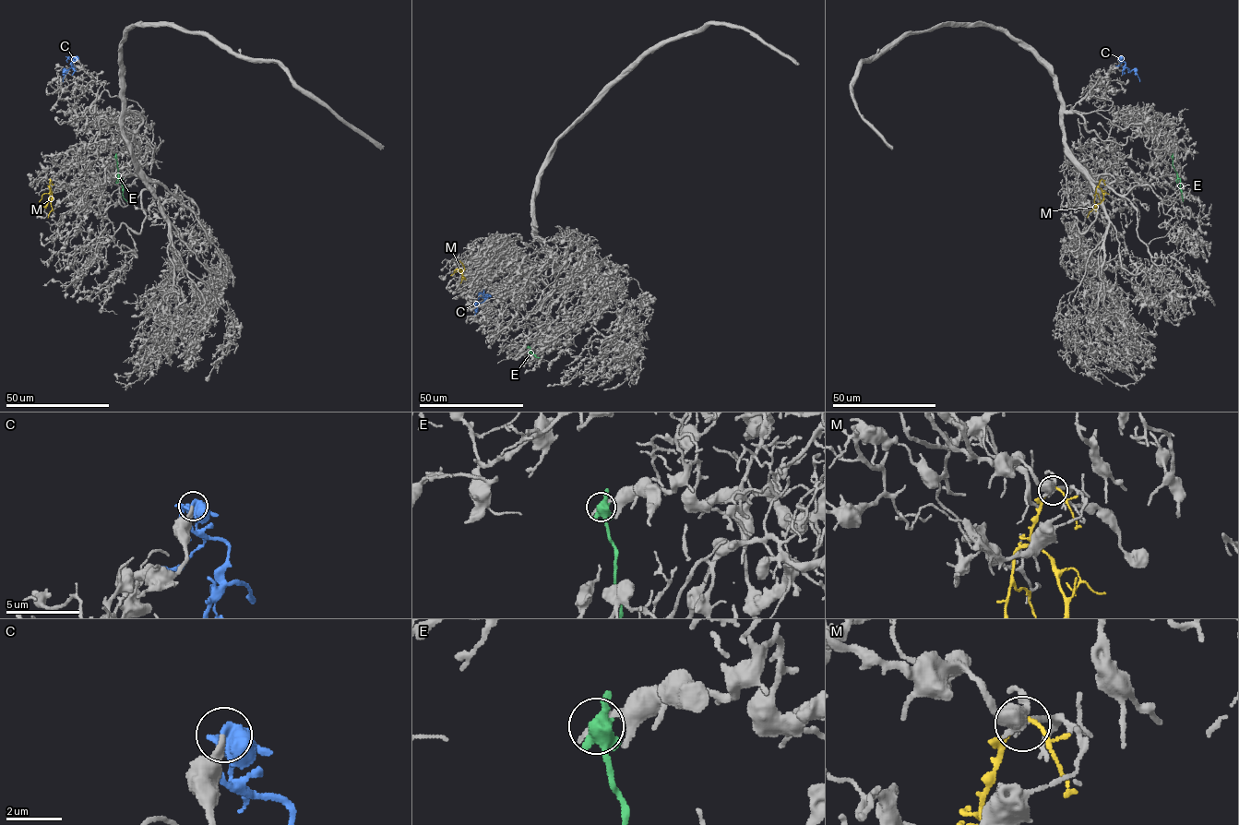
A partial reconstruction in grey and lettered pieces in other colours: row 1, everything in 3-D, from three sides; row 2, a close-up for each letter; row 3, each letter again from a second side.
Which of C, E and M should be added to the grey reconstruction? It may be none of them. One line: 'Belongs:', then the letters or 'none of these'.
Belongs: C

